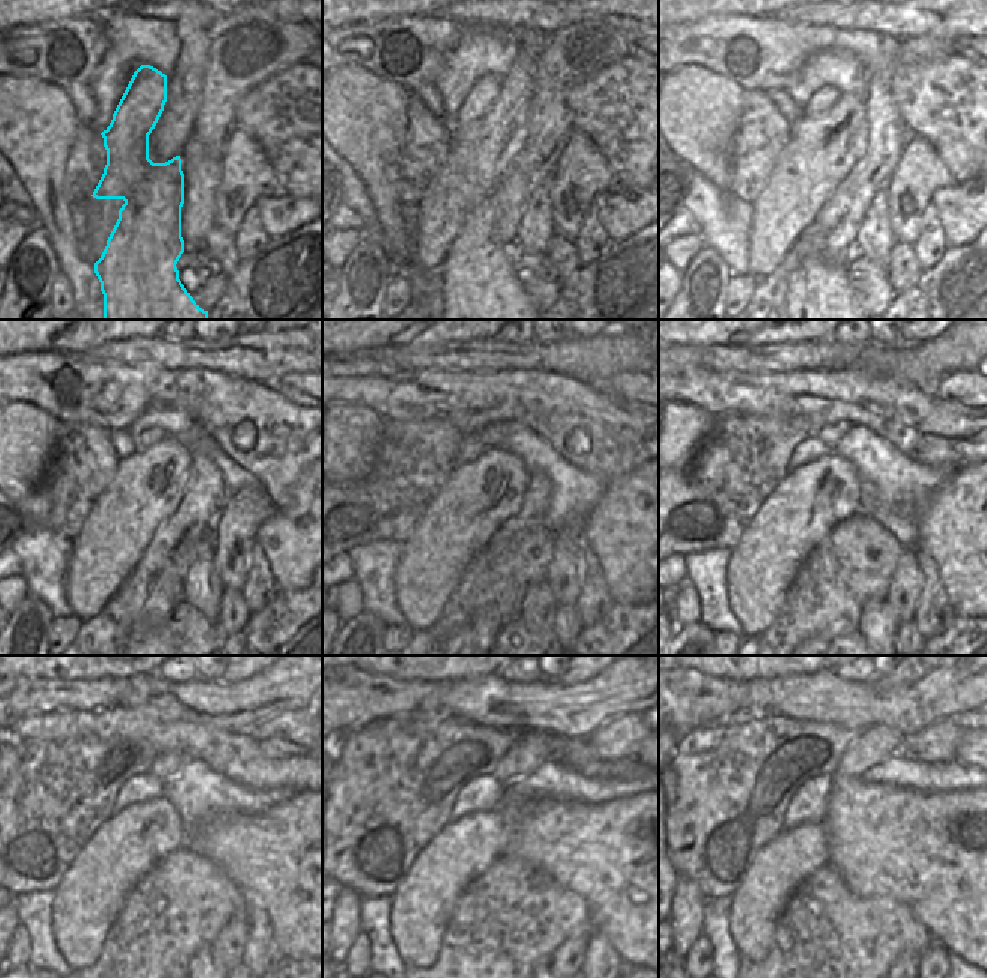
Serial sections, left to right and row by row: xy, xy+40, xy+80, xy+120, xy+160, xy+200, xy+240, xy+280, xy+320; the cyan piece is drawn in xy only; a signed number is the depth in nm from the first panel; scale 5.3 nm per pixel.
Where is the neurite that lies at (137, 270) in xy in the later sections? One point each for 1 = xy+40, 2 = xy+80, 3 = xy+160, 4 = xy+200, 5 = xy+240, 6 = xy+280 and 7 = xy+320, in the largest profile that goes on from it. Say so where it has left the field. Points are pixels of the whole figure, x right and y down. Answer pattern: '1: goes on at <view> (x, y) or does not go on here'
1: goes on at xy+40 (479, 285)
2: goes on at xy+80 (819, 288)
3: goes on at xy+160 (492, 435)
4: goes on at xy+200 (830, 434)
5: goes on at xy+240 (164, 767)
6: goes on at xy+280 (506, 771)
7: goes on at xy+320 (846, 762)

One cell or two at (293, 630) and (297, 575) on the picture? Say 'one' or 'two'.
two

